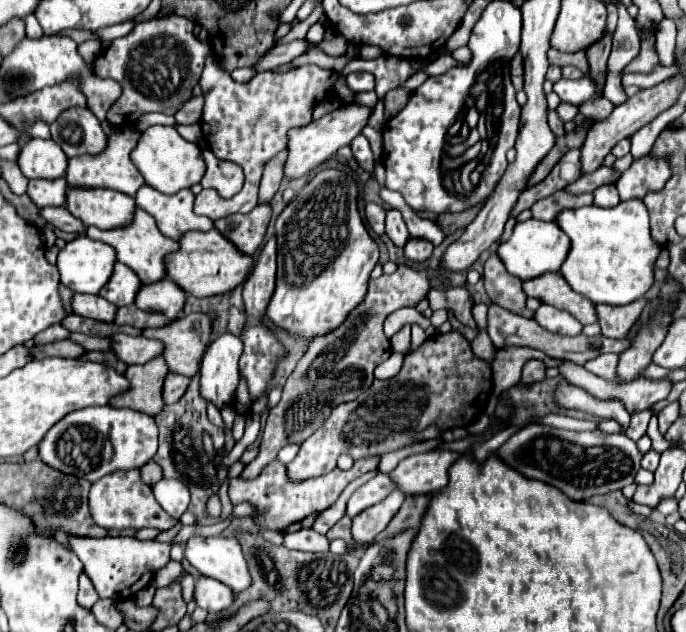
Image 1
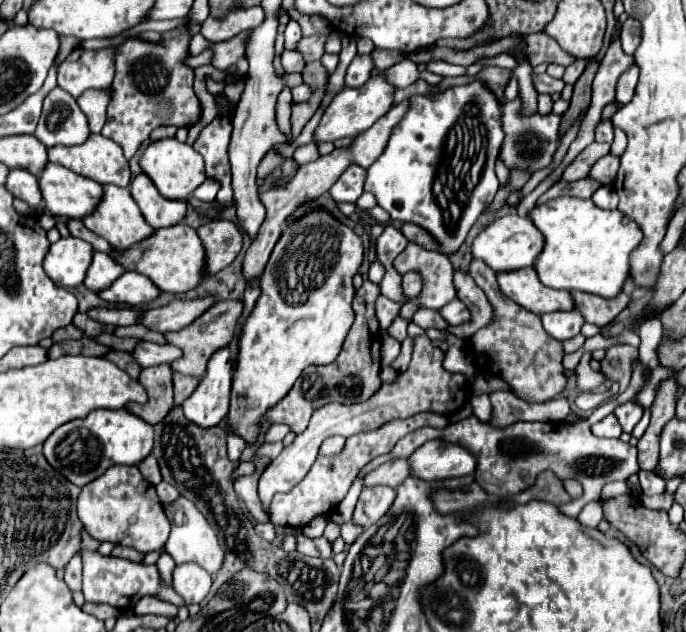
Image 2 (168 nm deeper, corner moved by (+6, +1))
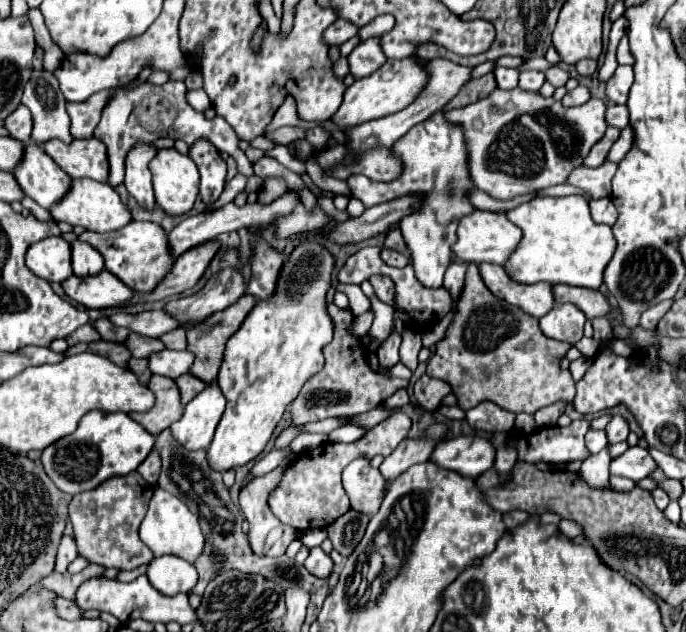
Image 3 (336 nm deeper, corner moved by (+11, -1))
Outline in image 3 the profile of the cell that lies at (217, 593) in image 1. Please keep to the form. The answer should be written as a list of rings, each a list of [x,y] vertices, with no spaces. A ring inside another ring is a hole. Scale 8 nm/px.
[[[159,556],[149,562],[147,578],[153,588],[165,596],[173,596],[177,592],[191,592],[197,584],[197,570],[191,562],[177,556]]]

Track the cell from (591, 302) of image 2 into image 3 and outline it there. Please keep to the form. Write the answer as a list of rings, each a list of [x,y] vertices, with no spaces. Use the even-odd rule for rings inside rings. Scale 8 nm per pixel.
[[[553,284],[553,298],[555,304],[571,302],[583,310],[583,314],[591,320],[597,316],[605,316],[609,312],[609,302],[599,290],[569,286],[569,284]]]

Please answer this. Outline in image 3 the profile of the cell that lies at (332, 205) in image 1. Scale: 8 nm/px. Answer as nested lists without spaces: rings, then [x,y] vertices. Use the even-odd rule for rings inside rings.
[[[297,246],[285,260],[275,296],[267,302],[257,302],[257,306],[245,318],[243,326],[229,338],[225,360],[217,378],[217,386],[227,400],[227,408],[207,452],[207,462],[213,470],[225,472],[255,460],[265,450],[275,432],[275,426],[283,418],[287,406],[297,398],[305,380],[321,370],[321,364],[325,362],[321,356],[321,346],[329,344],[333,338],[333,322],[329,320],[325,300],[325,294],[331,288],[331,270],[333,256],[323,246]]]

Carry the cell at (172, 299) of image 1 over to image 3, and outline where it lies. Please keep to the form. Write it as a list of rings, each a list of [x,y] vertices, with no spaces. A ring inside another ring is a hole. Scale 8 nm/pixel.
[[[105,268],[95,276],[71,276],[63,280],[61,286],[71,300],[85,308],[109,308],[133,296],[133,290],[125,288],[125,284],[121,284],[121,280],[117,280],[117,276]]]

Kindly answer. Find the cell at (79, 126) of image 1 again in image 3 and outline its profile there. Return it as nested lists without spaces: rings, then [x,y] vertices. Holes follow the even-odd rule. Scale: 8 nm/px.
[[[33,70],[31,78],[25,84],[21,102],[33,114],[33,134],[31,142],[43,144],[51,138],[71,142],[69,116],[65,112],[65,96],[59,90],[59,82],[53,72]]]

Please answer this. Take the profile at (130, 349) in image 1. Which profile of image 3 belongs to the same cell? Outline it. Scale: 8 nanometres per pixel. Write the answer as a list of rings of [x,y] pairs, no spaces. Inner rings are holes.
[[[165,350],[165,352],[159,352],[157,356],[149,358],[149,368],[153,374],[177,380],[179,376],[189,372],[193,362],[195,362],[195,356],[189,350],[183,350],[183,352]]]

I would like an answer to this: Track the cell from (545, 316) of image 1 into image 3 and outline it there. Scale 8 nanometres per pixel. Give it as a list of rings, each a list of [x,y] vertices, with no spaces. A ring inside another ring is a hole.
[[[557,304],[539,322],[545,336],[575,344],[583,338],[585,314],[575,304]]]

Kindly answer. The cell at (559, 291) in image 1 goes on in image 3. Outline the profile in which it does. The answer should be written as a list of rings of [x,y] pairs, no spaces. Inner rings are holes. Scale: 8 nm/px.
[[[479,264],[479,274],[481,274],[485,286],[497,298],[523,308],[527,314],[531,314],[535,318],[545,316],[555,304],[551,284],[545,284],[545,282],[537,282],[537,284],[513,282],[513,280],[509,280],[503,266],[497,266],[497,264]]]

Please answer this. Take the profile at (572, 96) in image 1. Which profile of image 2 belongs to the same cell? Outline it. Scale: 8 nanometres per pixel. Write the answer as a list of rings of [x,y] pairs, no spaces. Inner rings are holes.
[[[534,74],[534,86],[540,94],[554,94],[554,92],[562,92],[564,88],[564,80],[556,80],[550,78],[548,74]]]

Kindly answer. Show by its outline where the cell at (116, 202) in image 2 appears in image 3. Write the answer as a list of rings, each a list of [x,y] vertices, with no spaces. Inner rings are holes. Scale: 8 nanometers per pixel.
[[[73,178],[69,192],[57,204],[49,208],[49,214],[57,222],[69,222],[73,226],[81,226],[81,228],[95,230],[95,232],[117,230],[131,220],[131,214],[127,206],[121,202],[119,194],[113,188],[109,188],[109,184],[89,180],[89,178]]]

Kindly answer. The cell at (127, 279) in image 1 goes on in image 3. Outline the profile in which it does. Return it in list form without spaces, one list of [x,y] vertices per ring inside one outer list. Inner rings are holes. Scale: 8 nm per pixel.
[[[73,240],[71,254],[73,254],[73,258],[71,258],[73,274],[77,274],[77,276],[93,276],[103,268],[101,254],[87,242]]]

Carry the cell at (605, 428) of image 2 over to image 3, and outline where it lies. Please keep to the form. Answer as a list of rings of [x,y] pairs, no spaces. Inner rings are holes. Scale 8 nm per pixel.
[[[589,430],[587,436],[585,436],[585,446],[591,454],[597,454],[601,452],[605,446],[607,446],[607,440],[605,440],[605,432],[603,430]]]

